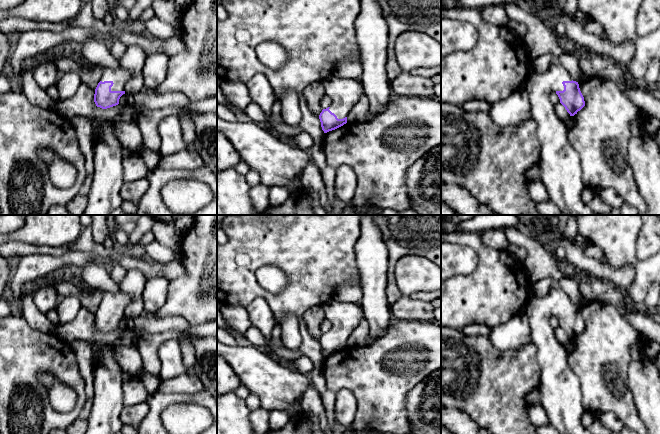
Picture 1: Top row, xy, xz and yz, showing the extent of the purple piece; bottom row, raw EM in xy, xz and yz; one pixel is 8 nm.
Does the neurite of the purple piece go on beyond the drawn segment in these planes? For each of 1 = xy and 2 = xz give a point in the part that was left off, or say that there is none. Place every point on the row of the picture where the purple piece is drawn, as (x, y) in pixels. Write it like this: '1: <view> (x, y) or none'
1: xy (120, 76)
2: xz (345, 93)

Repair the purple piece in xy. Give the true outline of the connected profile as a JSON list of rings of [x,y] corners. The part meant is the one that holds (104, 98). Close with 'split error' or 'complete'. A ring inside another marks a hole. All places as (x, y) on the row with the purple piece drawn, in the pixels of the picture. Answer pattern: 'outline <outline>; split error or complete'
outline [[[119,66],[115,69],[103,68],[100,82],[94,94],[96,106],[107,109],[118,105],[120,97],[125,94],[125,84],[131,77],[131,70],[123,66]]]; split error

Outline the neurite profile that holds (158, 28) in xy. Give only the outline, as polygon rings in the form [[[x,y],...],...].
[[[155,15],[151,19],[142,22],[153,38],[168,40],[175,36],[176,28]]]

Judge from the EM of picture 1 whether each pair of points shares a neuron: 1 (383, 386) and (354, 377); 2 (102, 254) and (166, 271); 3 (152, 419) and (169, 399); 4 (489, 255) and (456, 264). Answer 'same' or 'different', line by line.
1: same
2: same
3: same
4: different

